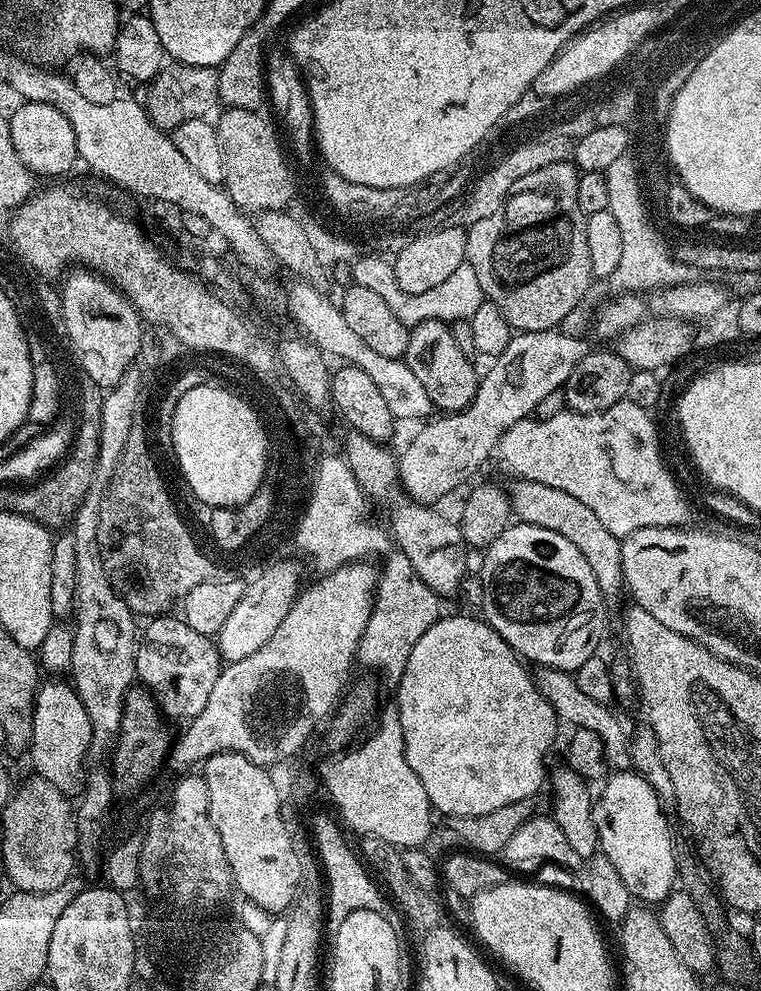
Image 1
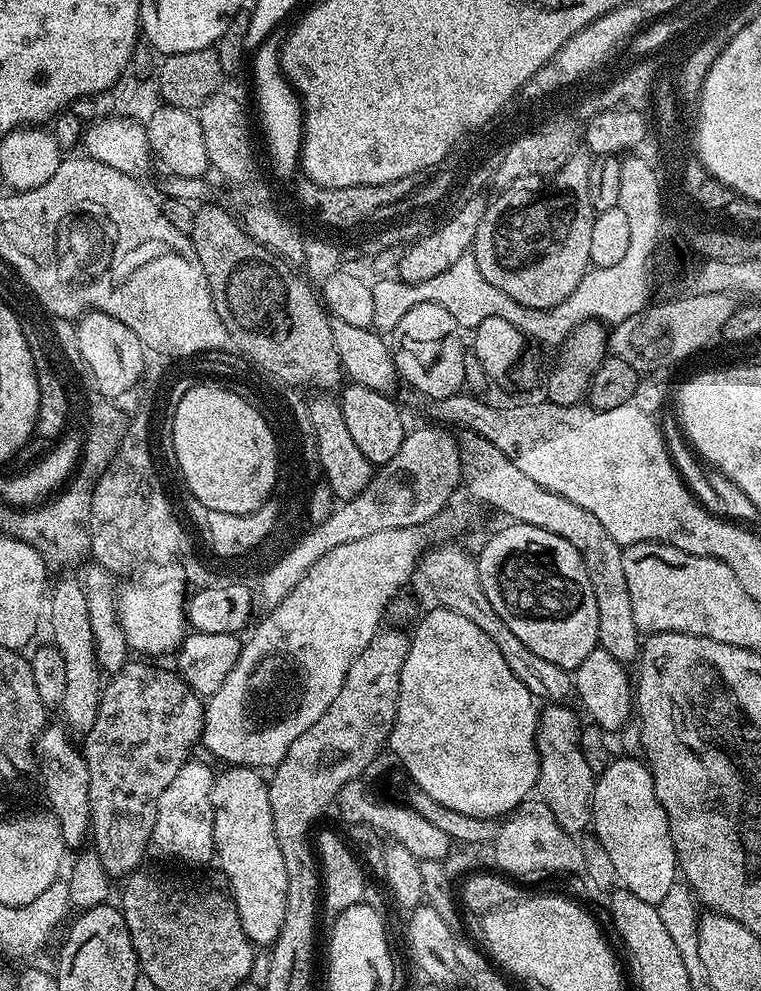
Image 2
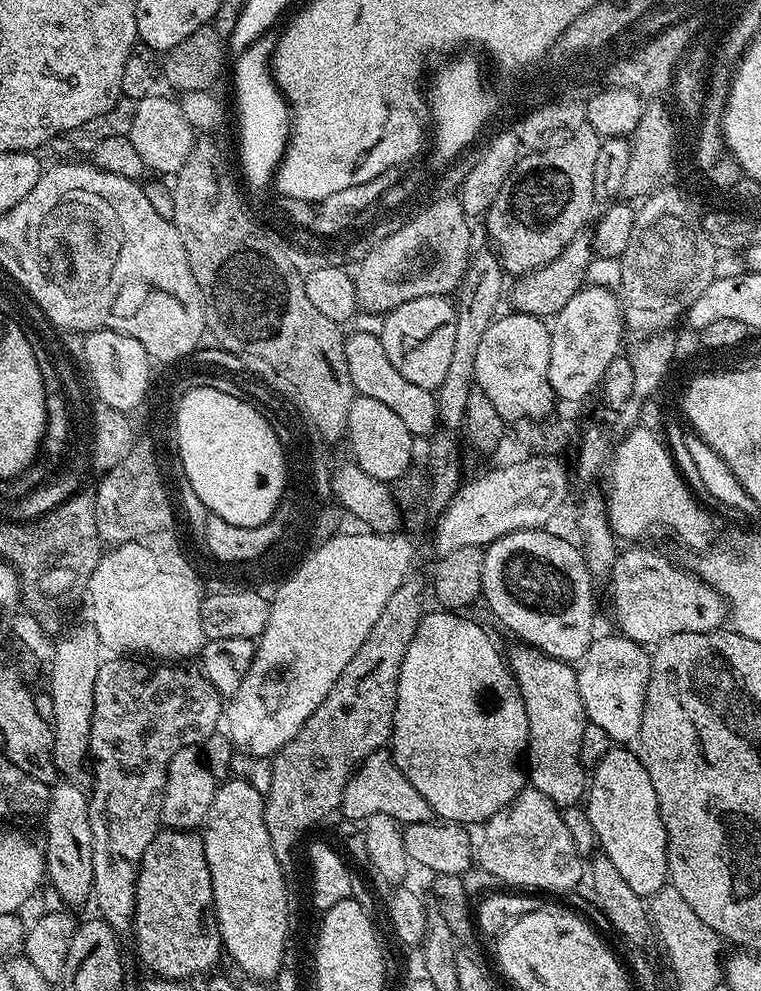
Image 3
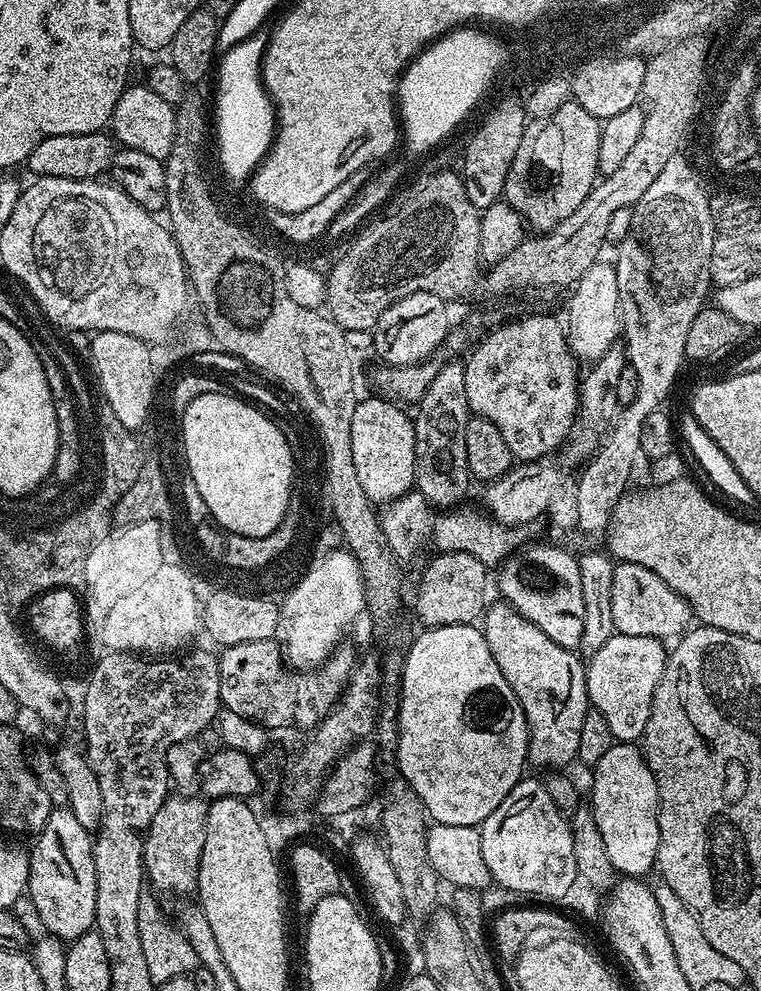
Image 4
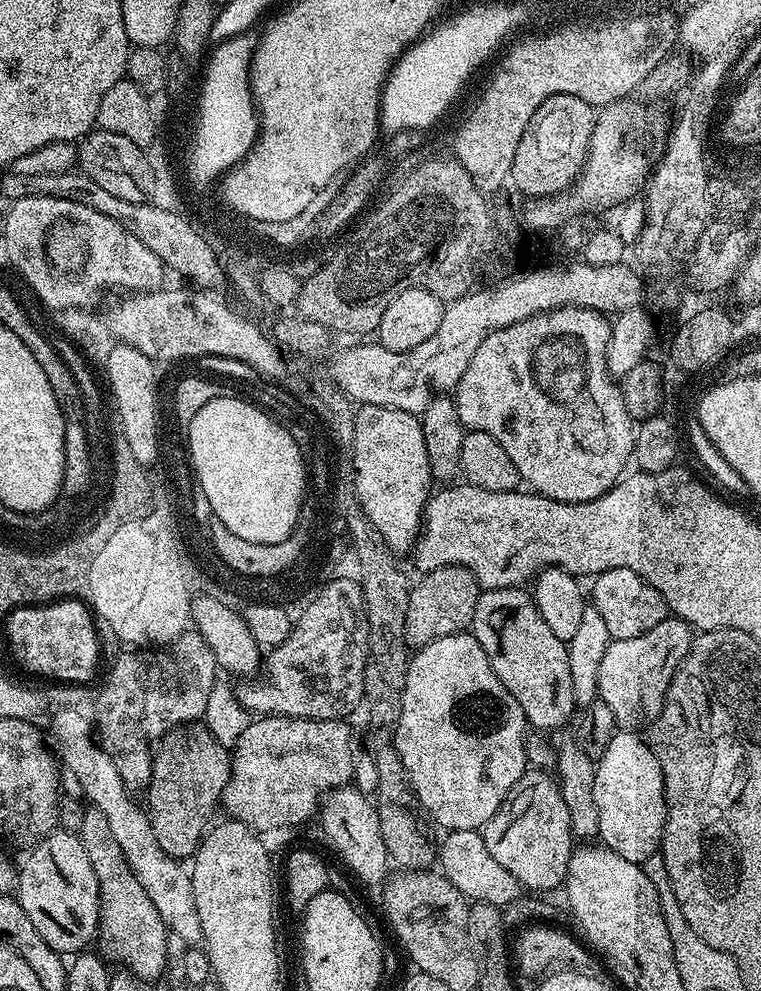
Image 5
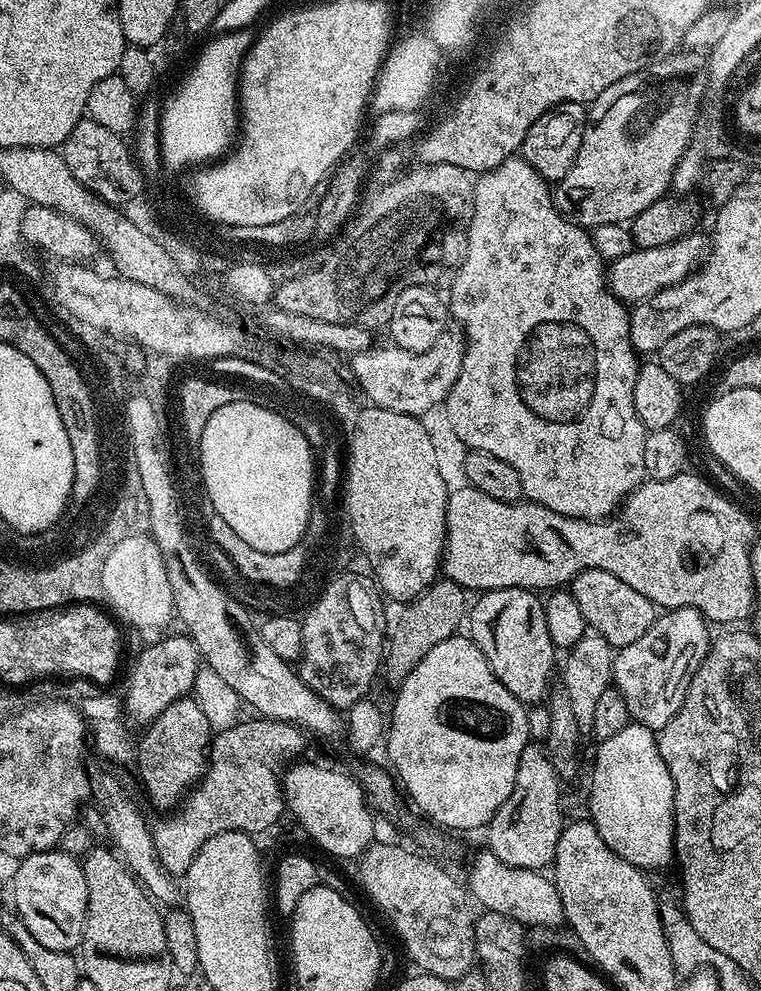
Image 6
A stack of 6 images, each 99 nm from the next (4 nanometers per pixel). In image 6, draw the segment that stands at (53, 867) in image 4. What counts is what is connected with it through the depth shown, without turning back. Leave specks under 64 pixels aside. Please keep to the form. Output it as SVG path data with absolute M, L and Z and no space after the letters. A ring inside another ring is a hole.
M35 852L23 857L11 873L15 883L14 912L46 950L75 953L84 937L86 874L83 863L68 852Z

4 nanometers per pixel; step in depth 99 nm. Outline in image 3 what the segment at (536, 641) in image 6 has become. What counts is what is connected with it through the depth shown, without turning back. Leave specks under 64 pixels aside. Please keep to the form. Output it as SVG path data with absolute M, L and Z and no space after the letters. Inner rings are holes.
M523 642L515 646L517 648L512 653L507 653L506 663L512 670L526 706L526 780L563 810L571 804L580 804L586 796L586 776L583 776L585 773L580 763L586 717L582 698L578 694L576 668L567 660L556 660Z

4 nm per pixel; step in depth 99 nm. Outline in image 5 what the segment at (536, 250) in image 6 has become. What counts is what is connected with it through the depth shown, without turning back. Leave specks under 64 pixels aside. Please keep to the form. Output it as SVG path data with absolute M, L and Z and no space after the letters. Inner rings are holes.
M554 308L550 312L541 312L539 316L532 316L529 320L500 328L489 334L486 342L482 342L482 346L474 350L474 358L470 358L466 374L462 374L462 378L456 383L454 399L461 424L467 431L485 431L486 434L490 434L514 462L521 481L538 496L567 504L581 504L593 500L609 492L621 480L626 472L624 467L627 464L629 466L633 459L637 425L626 410L626 402L622 402L619 383L608 373L606 366L606 346L610 342L611 333L609 317L605 313L595 312L593 308Z

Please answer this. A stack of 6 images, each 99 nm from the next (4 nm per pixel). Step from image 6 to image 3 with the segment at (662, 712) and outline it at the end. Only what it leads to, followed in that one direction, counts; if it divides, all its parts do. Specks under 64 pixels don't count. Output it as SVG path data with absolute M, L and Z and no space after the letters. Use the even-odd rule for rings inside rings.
M613 634L613 636L597 635L593 639L592 645L586 650L584 657L578 661L576 681L587 723L598 726L601 730L606 730L608 737L617 745L631 745L631 740L633 743L639 737L651 665L652 657L645 645L635 644L630 638L619 634Z

